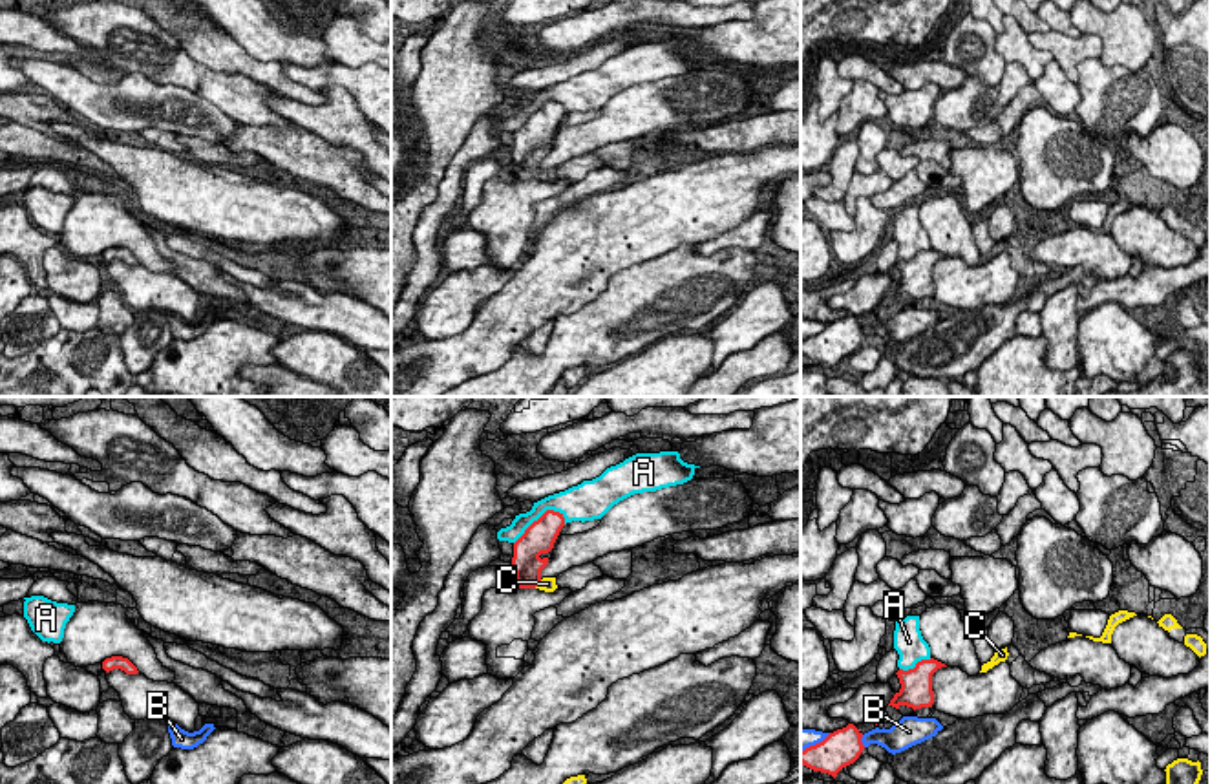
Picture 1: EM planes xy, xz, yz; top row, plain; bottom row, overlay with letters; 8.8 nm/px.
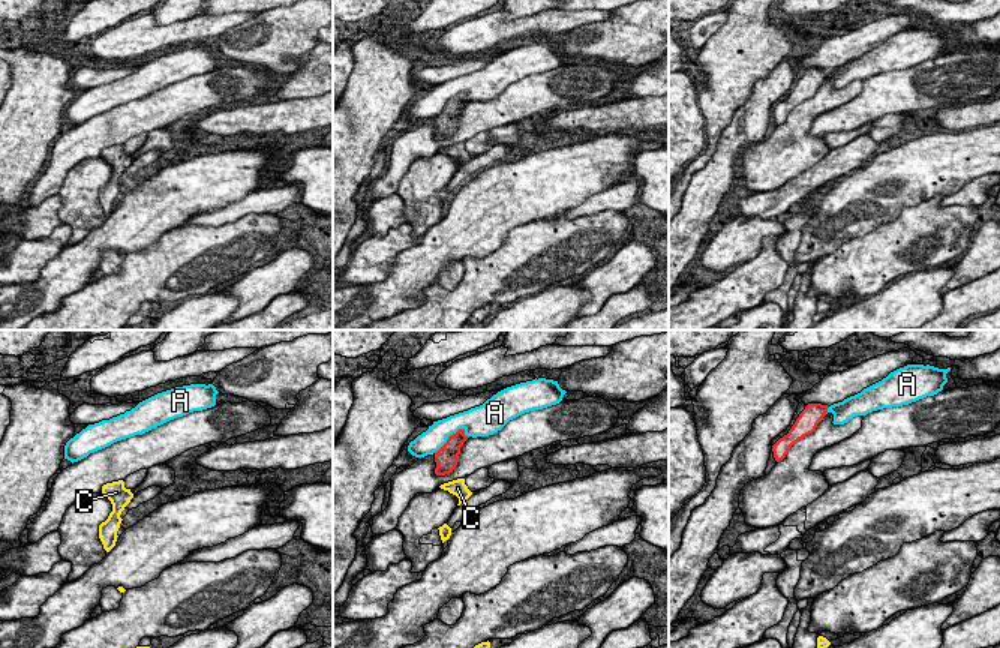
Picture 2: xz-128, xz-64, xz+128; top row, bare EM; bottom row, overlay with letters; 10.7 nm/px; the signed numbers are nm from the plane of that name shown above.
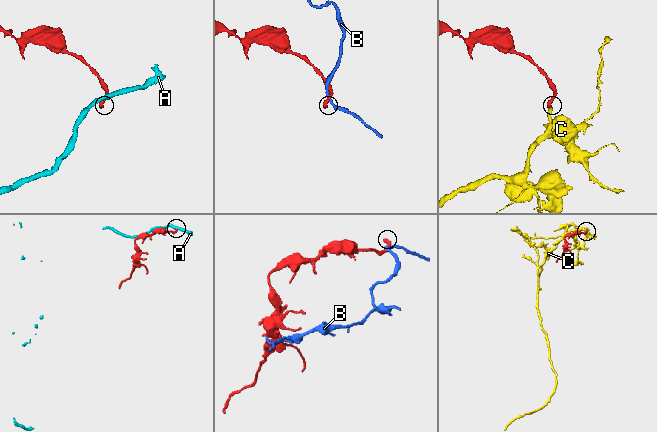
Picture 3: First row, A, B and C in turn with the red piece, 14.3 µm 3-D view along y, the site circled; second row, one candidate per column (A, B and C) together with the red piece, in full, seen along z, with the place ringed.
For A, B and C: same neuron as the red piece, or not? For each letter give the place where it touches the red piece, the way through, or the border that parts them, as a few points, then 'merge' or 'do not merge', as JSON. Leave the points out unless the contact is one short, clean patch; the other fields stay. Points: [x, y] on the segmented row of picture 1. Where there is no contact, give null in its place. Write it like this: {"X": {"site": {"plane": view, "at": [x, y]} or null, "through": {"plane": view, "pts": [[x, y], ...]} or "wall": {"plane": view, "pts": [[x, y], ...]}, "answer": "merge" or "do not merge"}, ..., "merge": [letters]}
{"A": {"site": {"plane": "xz", "at": [540, 518]}, "answer": "do not merge"}, "B": {"site": {"plane": "yz", "at": [859, 741]}, "answer": "do not merge"}, "C": {"site": {"plane": "xz", "at": [538, 582]}, "through": {"plane": "xz", "pts": [[527, 563], [527, 571], [538, 582], [547, 583]]}, "answer": "merge"}, "merge": ["C"]}

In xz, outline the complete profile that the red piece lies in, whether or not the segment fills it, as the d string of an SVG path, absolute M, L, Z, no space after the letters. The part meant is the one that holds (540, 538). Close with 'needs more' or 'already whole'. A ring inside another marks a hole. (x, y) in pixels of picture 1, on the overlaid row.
M547 510L514 543L512 570L519 588L539 588L545 592L557 588L556 577L543 577L541 570L548 565L547 554L554 548L563 526L563 514Z; needs more

